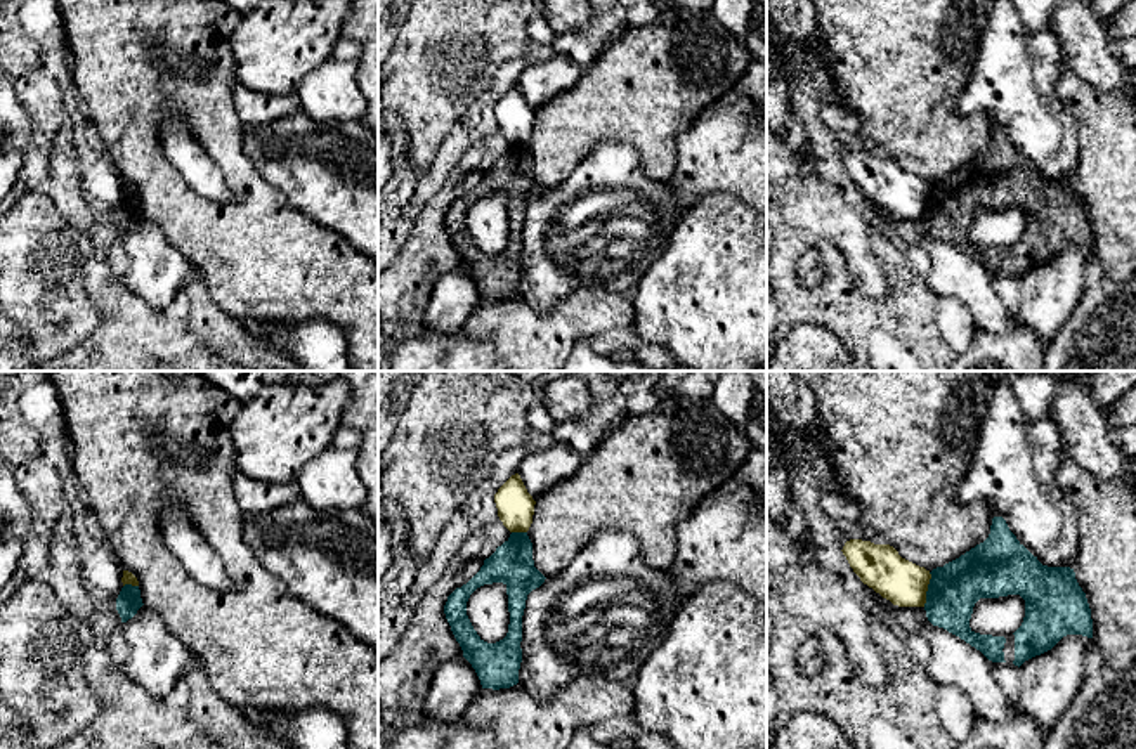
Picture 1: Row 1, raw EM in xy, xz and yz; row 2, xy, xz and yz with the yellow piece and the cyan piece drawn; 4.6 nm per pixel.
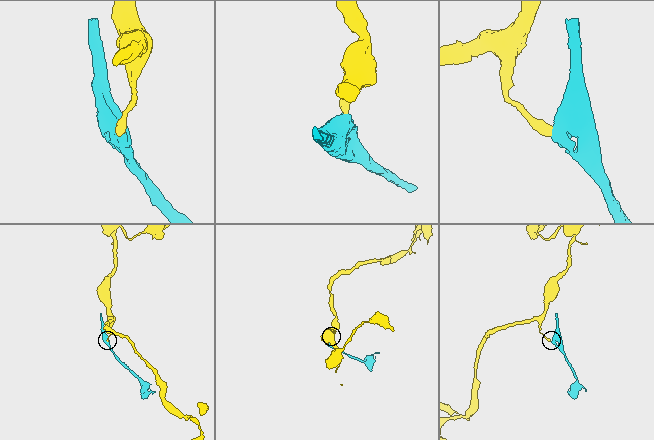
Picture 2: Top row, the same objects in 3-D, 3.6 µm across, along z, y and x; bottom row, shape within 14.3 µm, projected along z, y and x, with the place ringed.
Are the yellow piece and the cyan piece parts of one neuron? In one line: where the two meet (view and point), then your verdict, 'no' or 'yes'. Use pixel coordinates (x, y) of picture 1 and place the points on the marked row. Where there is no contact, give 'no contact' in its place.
meets yellow in yz at (927, 590); no

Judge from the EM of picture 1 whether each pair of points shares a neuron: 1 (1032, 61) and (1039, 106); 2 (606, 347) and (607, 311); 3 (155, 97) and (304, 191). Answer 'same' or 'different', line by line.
1: same
2: different
3: different

